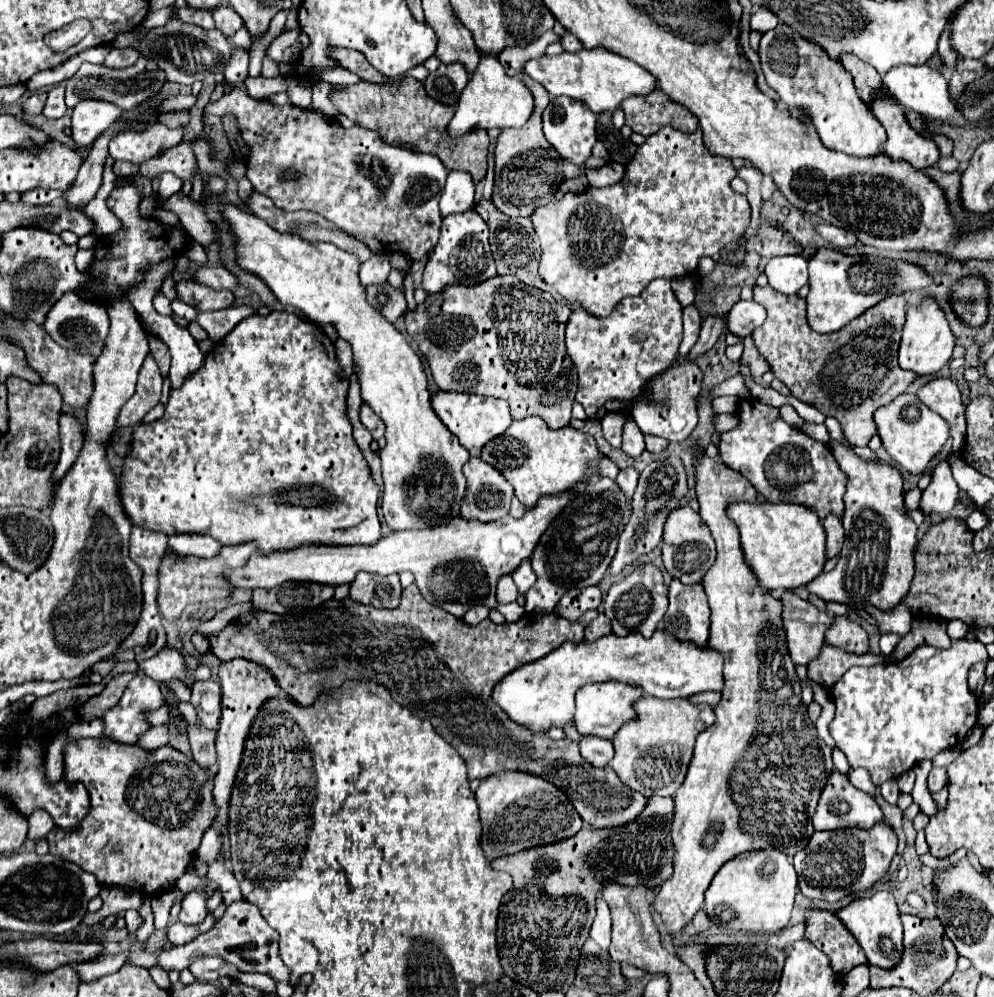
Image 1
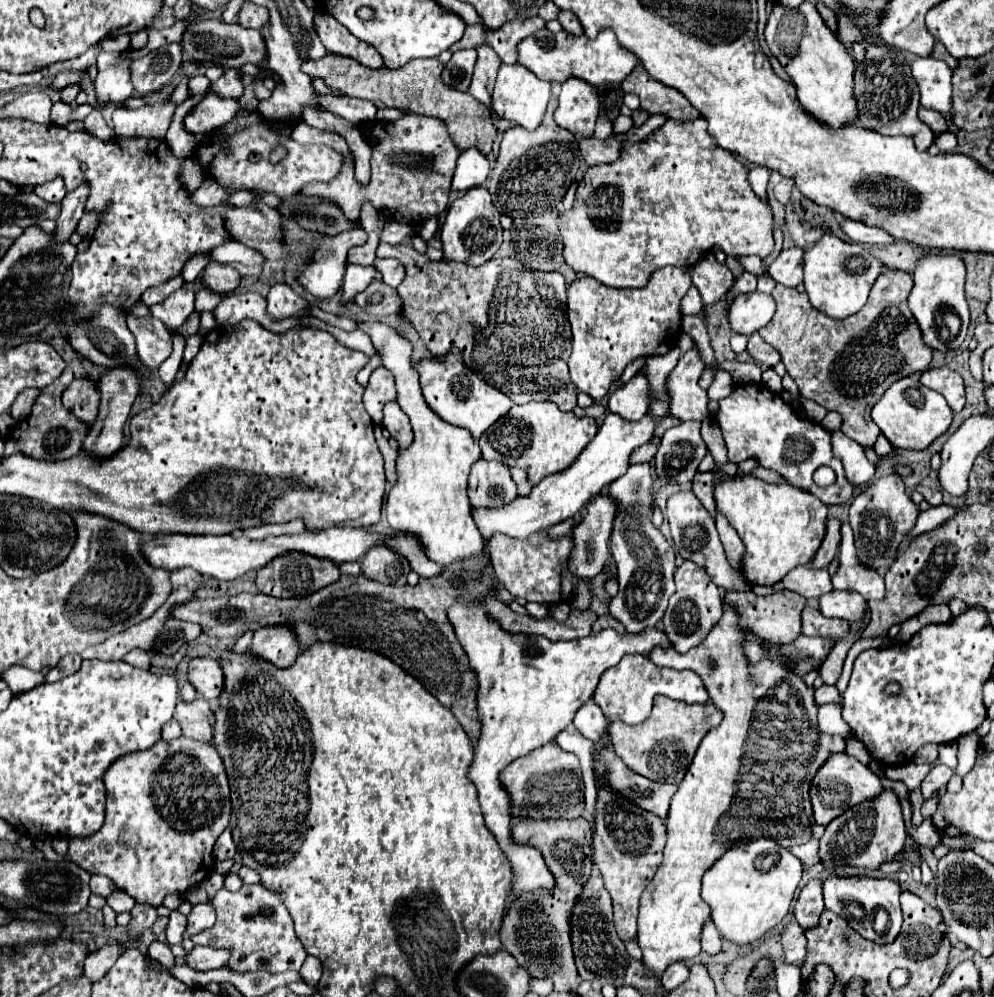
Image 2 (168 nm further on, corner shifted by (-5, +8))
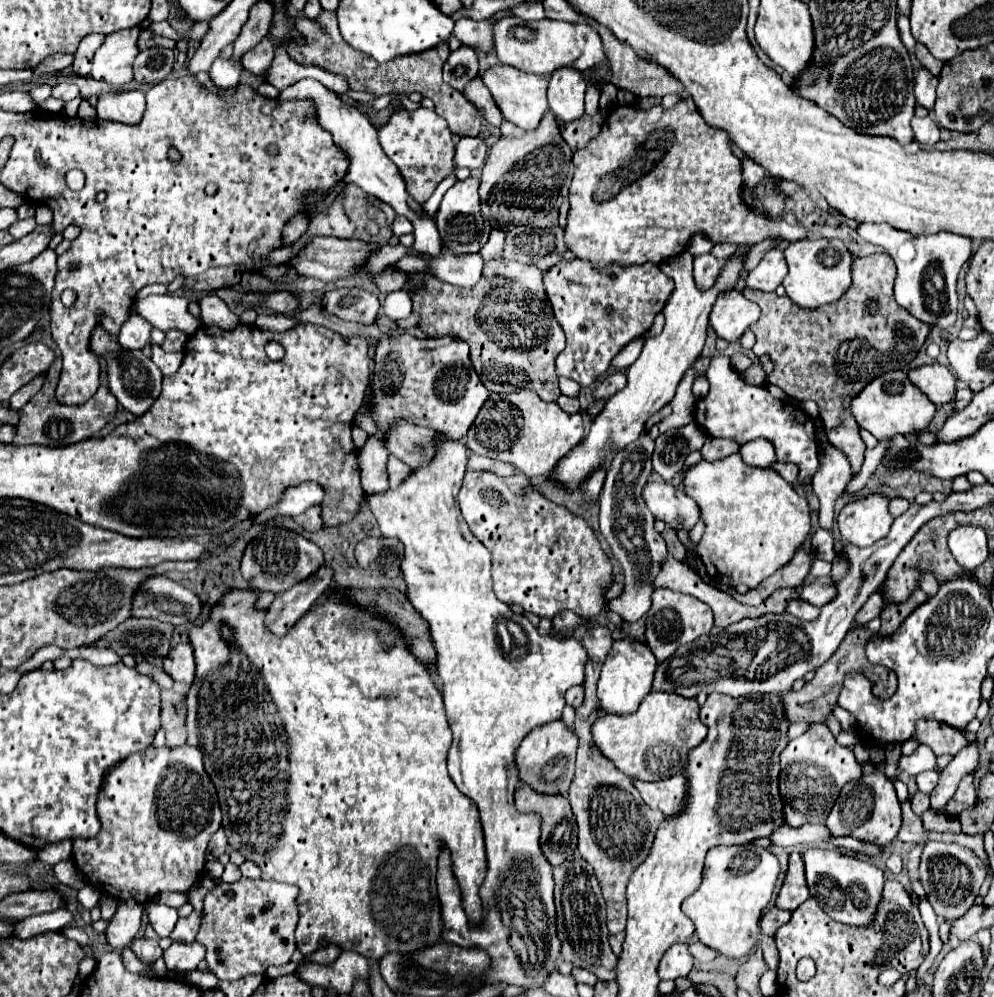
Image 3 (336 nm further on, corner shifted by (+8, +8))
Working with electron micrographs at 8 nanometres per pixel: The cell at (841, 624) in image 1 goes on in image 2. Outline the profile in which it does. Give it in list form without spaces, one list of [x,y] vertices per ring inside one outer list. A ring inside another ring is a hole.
[[[833,590],[819,598],[819,608],[827,618],[841,618],[847,622],[861,622],[867,602],[857,592]]]

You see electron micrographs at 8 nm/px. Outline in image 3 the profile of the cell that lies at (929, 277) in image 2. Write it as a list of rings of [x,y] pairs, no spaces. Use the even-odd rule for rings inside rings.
[[[860,224],[858,234],[872,242],[880,244],[896,262],[898,276],[894,284],[894,298],[904,306],[912,316],[930,324],[948,330],[954,326],[958,316],[958,298],[956,298],[956,280],[962,266],[972,256],[972,240],[962,238],[962,234],[940,232],[934,236],[916,236],[902,230],[896,230],[888,224]]]

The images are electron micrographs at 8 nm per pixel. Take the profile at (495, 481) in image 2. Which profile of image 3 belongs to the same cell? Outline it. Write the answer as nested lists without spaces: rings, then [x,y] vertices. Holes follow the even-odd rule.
[[[466,472],[460,490],[460,510],[472,534],[492,552],[494,592],[506,604],[522,606],[540,618],[552,620],[562,610],[572,610],[580,616],[596,616],[606,610],[606,590],[612,584],[612,564],[604,554],[594,528],[582,518],[554,504],[538,490],[528,490],[530,480],[524,474],[500,478],[492,472]]]

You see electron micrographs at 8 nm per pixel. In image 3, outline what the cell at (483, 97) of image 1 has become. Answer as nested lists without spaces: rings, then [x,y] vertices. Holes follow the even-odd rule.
[[[496,64],[492,68],[488,68],[482,74],[482,82],[486,84],[486,88],[492,92],[498,108],[502,110],[504,118],[524,130],[536,130],[542,116],[548,110],[548,98],[546,98],[546,90],[548,90],[548,78],[546,76],[538,76],[538,74],[524,74],[522,70],[516,70],[514,66],[504,66],[504,64]]]

